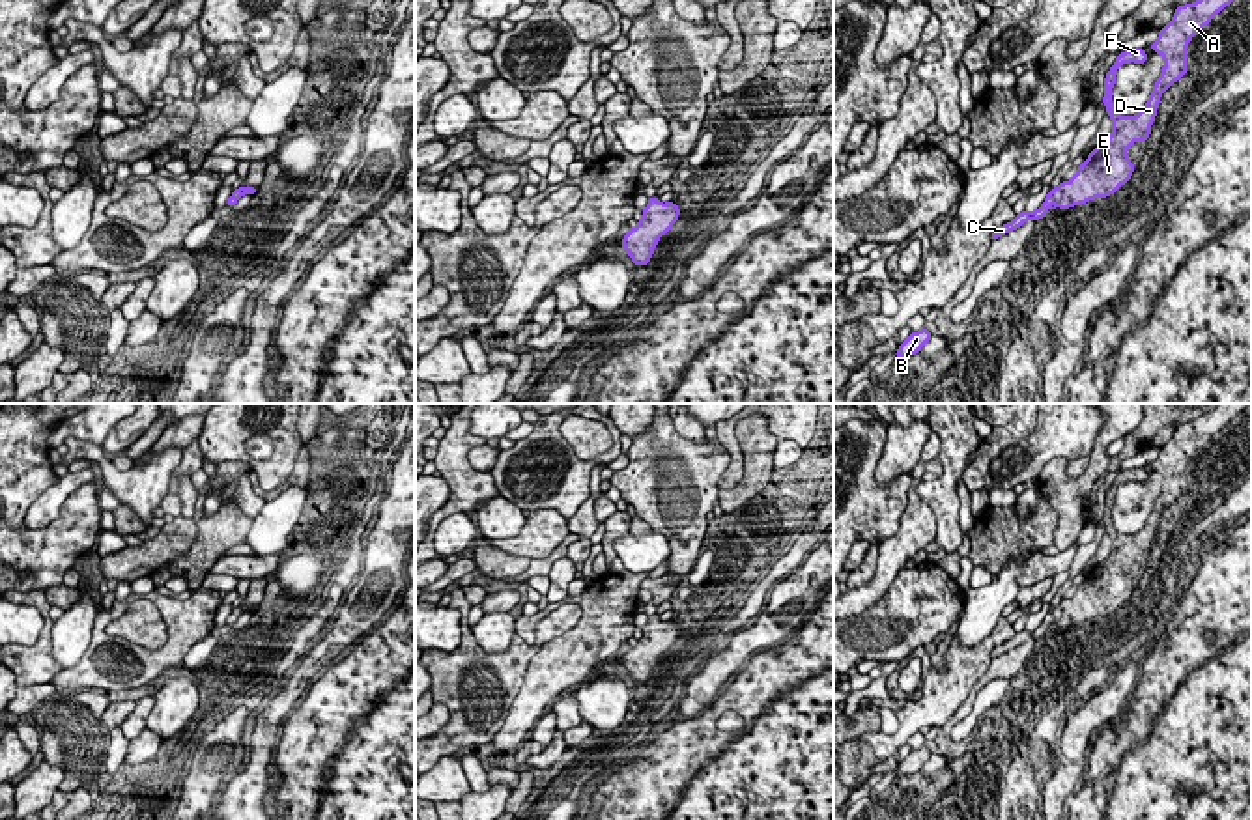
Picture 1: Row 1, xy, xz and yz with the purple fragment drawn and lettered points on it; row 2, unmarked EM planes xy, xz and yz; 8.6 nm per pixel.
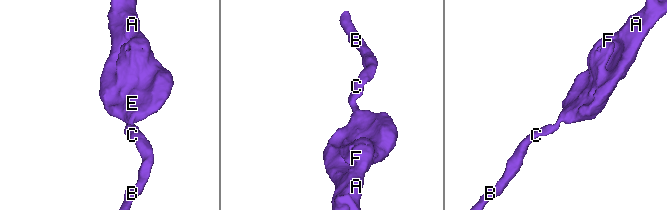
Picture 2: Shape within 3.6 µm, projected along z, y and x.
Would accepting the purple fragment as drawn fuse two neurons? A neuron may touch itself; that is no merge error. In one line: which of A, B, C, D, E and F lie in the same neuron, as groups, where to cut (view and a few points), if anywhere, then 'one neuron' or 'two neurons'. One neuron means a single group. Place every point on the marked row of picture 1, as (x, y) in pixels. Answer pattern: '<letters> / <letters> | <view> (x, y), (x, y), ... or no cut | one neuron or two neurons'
A B C D E F | no cut | one neuron

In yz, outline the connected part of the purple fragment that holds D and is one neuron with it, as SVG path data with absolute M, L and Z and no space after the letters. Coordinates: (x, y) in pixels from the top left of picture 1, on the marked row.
M1196 0L1175 9L1172 21L1159 32L1157 41L1149 45L1153 52L1164 58L1164 67L1144 110L1136 116L1119 116L1114 110L1112 88L1116 84L1119 65L1129 62L1145 64L1147 54L1144 49L1121 52L1104 78L1103 103L1106 106L1106 114L1112 118L1112 133L1106 142L1097 146L1088 155L1073 179L1061 181L1056 189L1050 189L1037 211L1017 213L1011 222L996 228L992 232L992 241L1020 228L1030 219L1045 219L1052 204L1058 209L1069 209L1095 198L1106 198L1125 185L1136 168L1125 149L1136 140L1140 144L1147 142L1162 93L1188 69L1188 43L1203 26L1211 22L1216 13L1220 13L1231 2L1233 0Z

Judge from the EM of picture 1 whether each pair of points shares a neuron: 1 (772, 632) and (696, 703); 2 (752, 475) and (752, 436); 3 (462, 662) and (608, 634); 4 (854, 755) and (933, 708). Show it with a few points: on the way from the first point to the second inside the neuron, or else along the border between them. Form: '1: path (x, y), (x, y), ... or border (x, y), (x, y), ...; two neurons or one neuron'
1: path (752, 639), (707, 682); one neuron
2: path (752, 466), (752, 445); one neuron
3: border (574, 624), (539, 647), (529, 660), (520, 688); two neurons
4: path (873, 748), (890, 746), (914, 721); one neuron

